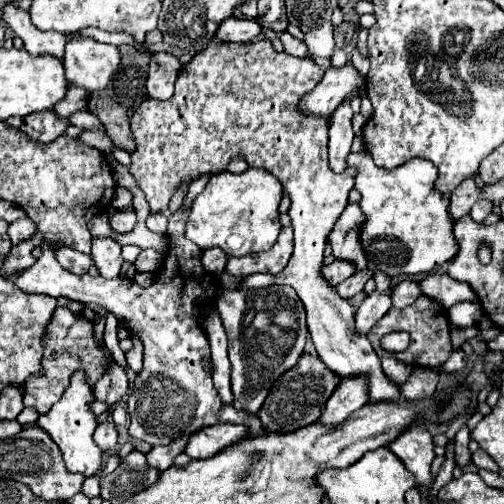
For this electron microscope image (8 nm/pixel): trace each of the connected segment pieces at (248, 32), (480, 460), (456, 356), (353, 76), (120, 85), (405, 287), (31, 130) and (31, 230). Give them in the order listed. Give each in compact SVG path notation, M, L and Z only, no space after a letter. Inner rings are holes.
M231 17L223 27L219 27L219 41L235 41L235 43L249 43L261 35L263 27L255 19L239 19Z
M479 449L477 453L473 453L473 465L477 467L477 469L487 469L487 471L499 471L499 467L497 467L497 463L483 451L483 449Z
M457 349L453 351L452 355L441 367L435 368L435 370L438 373L442 371L454 371L459 367L465 367L466 360L466 354L464 354L463 350Z
M353 63L329 67L323 81L301 99L301 111L307 111L307 115L331 115L345 97L357 95L363 85L365 77L353 67Z
M121 45L119 49L121 49L121 57L123 57L121 59L121 69L115 75L115 79L111 81L111 87L107 87L107 91L91 93L89 111L101 119L109 139L117 147L133 153L135 151L135 139L133 139L133 133L131 133L131 127L129 127L129 119L131 119L133 111L139 107L139 103L143 99L147 99L145 79L147 79L147 67L149 67L149 53L147 51L145 53L137 51L133 45Z
M401 281L391 289L391 299L393 299L393 307L395 309L403 309L409 307L417 297L421 295L421 289L417 283L413 281Z
M41 111L35 115L27 115L27 119L23 119L23 123L21 123L21 131L33 141L49 143L49 141L57 139L59 135L63 135L67 125L69 125L69 121L59 119L55 115L55 111Z
M21 219L21 221L15 221L15 223L11 223L9 225L9 239L11 239L11 243L13 245L17 245L17 243L21 243L21 241L25 241L25 239L29 239L29 237L33 237L35 235L35 223L31 221L31 219Z

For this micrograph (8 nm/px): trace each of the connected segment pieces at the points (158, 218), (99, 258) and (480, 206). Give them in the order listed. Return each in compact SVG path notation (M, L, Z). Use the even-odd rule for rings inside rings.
M149 215L147 217L147 227L155 233L165 233L167 231L167 219L165 215Z
M93 237L93 263L99 269L103 279L117 279L123 257L121 257L121 245L115 243L109 237Z
M475 203L475 207L471 209L471 217L473 217L473 221L479 221L479 223L483 223L485 219L487 219L487 215L491 213L491 203Z

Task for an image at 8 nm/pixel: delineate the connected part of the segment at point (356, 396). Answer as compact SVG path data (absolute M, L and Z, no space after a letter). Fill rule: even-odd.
M341 379L337 389L325 403L325 409L317 419L317 423L323 423L327 427L343 423L353 411L361 409L365 403L367 403L367 387L363 387L359 379Z

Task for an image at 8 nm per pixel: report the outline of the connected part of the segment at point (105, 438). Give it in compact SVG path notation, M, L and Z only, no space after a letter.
M99 423L93 435L97 447L101 451L111 451L117 447L117 429L113 423Z

